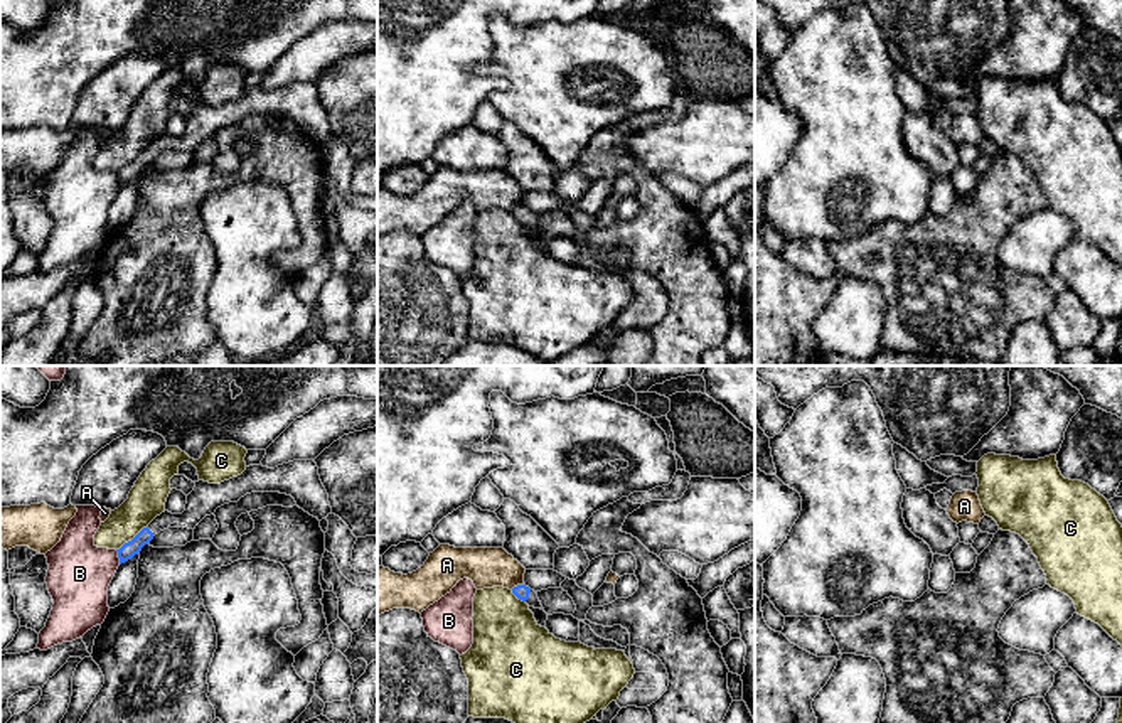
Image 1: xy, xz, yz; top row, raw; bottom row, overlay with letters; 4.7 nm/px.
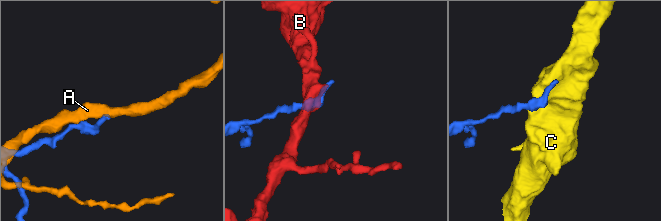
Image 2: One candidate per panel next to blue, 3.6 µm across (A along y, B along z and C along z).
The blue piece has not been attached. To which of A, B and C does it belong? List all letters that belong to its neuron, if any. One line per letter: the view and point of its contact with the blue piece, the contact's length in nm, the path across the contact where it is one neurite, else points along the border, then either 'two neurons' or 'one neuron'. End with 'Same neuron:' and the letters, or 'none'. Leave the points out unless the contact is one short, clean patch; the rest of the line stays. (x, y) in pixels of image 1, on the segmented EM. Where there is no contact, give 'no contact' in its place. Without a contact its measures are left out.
A: meets blue in xz at (518, 585); contact 80 nm long; two neurons
B: meets blue in xy at (118, 556); contact 80 nm long; two neurons
C: meets blue in xy at (132, 540); contact 180 nm long; two neurons
Same neuron: none

